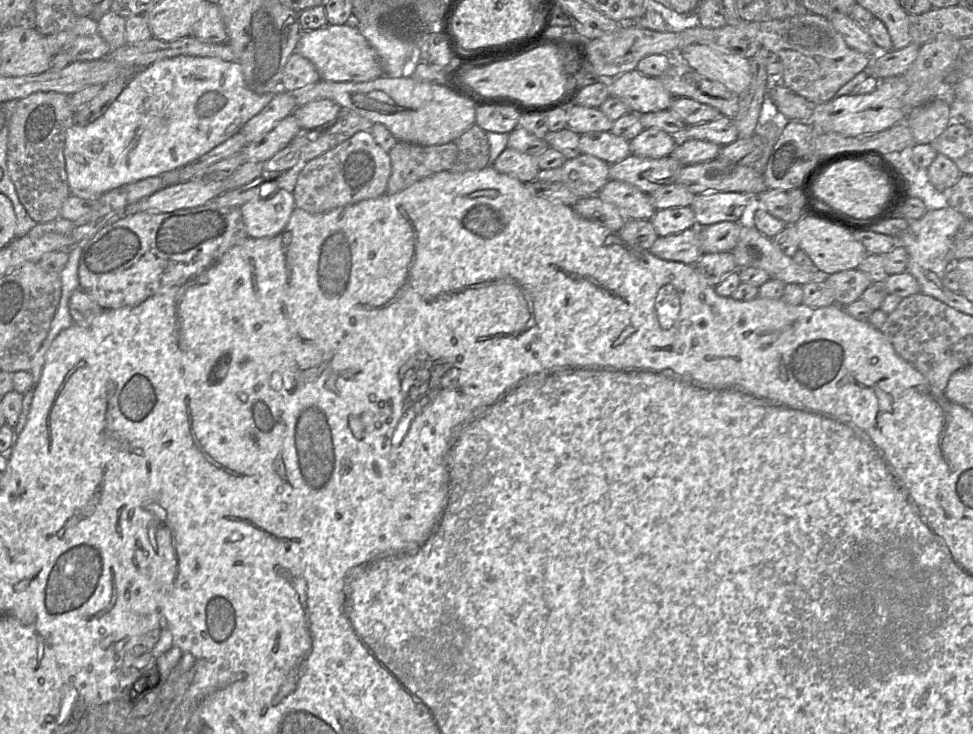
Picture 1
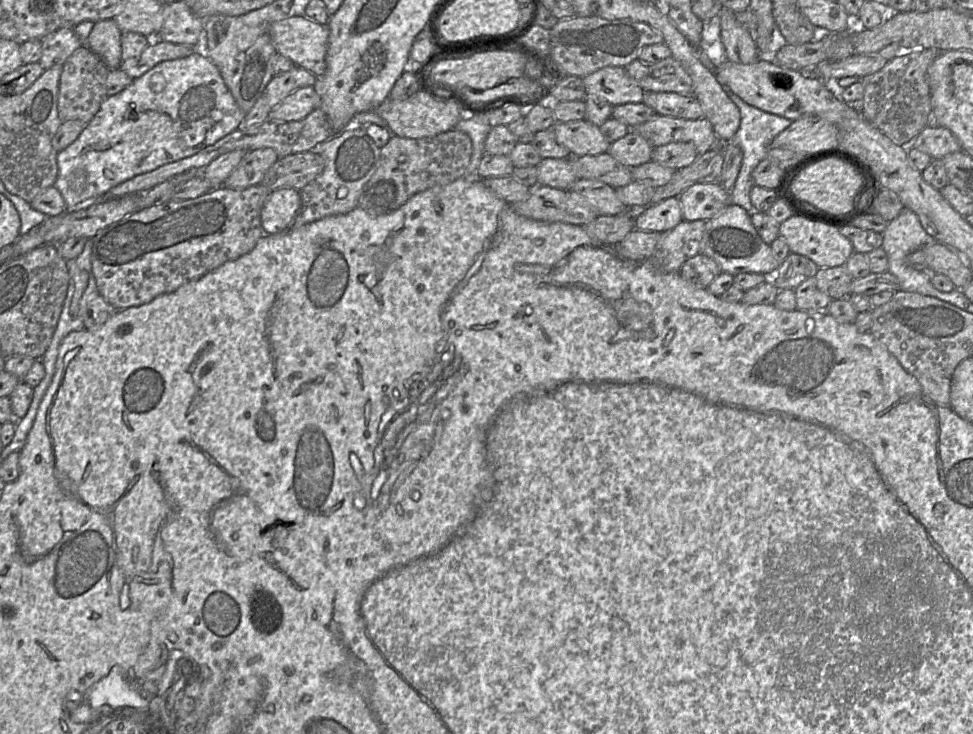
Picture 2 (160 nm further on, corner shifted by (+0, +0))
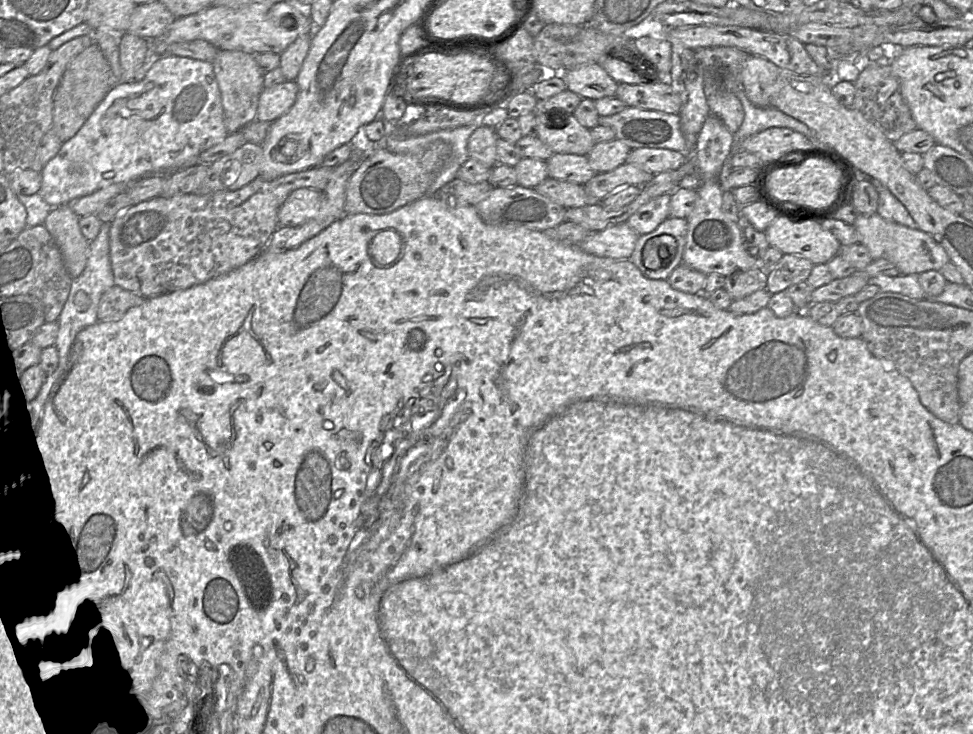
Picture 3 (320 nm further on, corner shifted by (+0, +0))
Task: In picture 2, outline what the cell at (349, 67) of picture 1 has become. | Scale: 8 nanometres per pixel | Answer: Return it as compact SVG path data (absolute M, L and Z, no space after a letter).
M292 15L268 27L278 52L316 77L326 71L329 27L304 15Z

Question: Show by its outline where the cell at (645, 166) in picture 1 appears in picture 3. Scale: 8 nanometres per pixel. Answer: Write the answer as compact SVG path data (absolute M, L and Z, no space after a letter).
M554 153L547 162L548 177L584 185L596 172L586 155Z

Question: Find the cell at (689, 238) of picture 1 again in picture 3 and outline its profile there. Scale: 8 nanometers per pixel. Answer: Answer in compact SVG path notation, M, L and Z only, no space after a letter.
M626 222L602 231L590 232L578 246L585 252L599 257L629 259L639 235Z

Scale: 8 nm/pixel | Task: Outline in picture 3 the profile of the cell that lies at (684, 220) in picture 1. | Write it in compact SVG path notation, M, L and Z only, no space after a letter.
M670 193L662 194L642 205L626 223L638 235L654 231L669 215Z

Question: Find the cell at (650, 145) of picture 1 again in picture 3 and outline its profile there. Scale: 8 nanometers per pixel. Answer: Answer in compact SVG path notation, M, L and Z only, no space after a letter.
M615 138L608 142L595 143L587 154L589 164L596 173L609 172L626 162L631 148Z

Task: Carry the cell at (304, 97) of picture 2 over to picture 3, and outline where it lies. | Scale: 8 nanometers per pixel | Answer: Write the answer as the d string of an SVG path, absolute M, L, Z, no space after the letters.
M285 81L263 88L258 101L256 120L273 122L284 115L295 103L298 94L296 81Z

